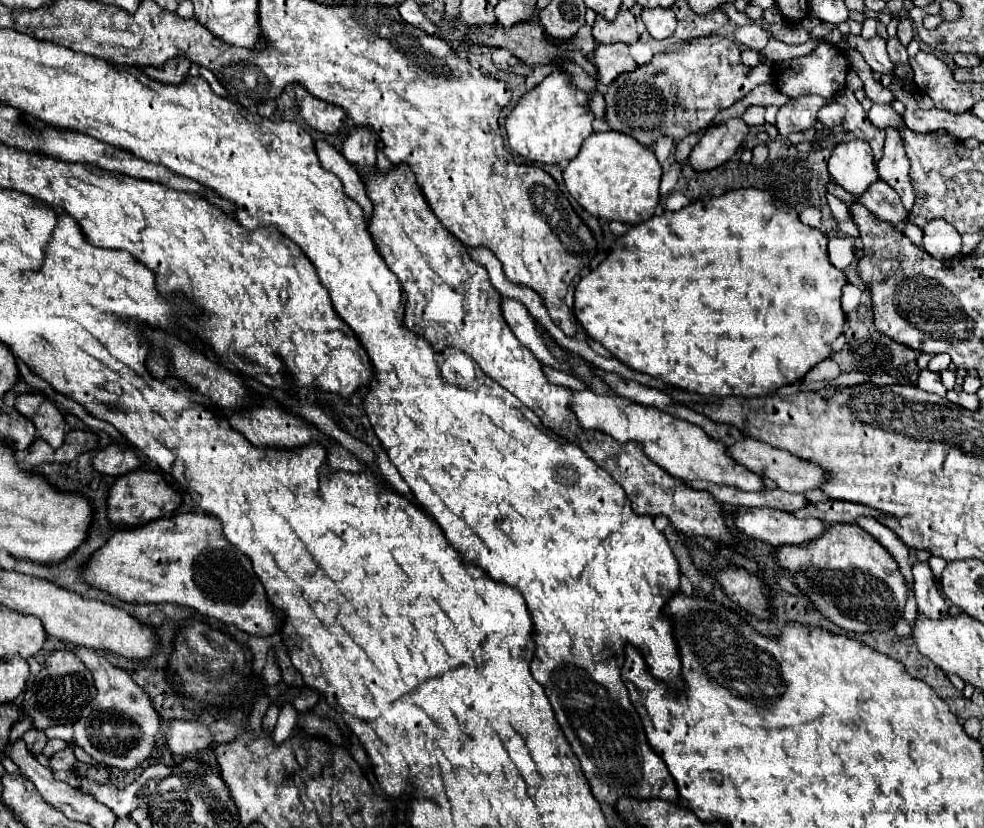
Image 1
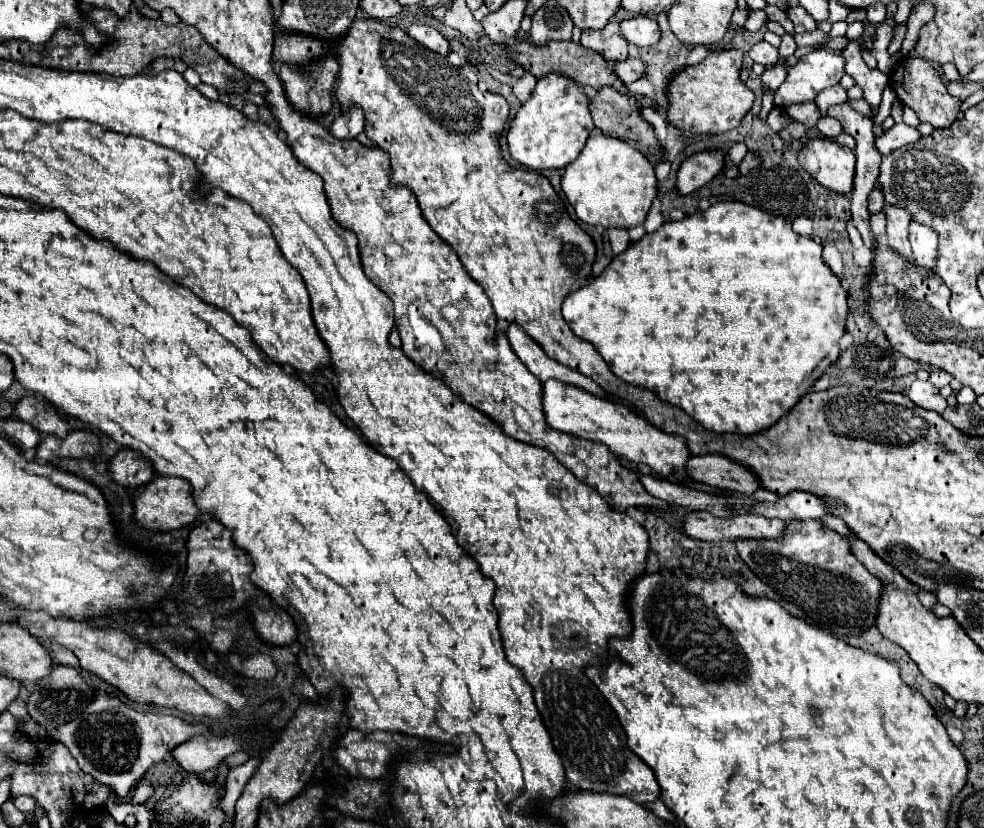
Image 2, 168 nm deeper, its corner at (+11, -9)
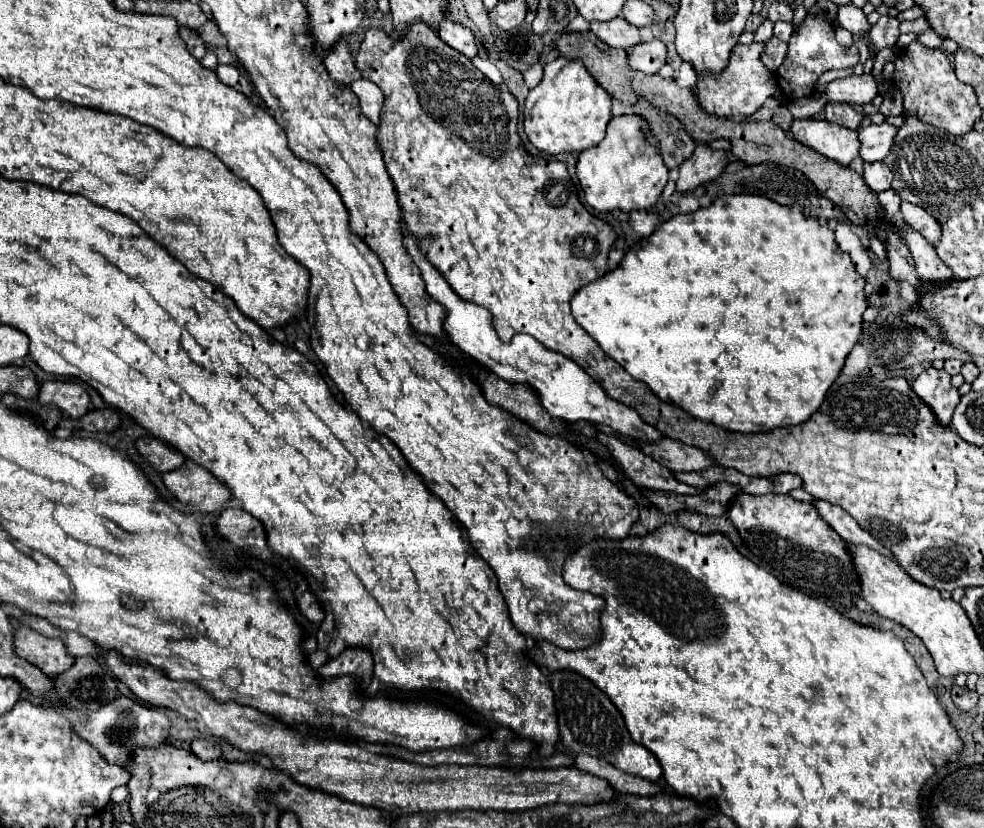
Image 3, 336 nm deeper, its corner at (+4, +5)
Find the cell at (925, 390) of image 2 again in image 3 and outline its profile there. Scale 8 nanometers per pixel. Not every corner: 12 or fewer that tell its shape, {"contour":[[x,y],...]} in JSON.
{"contour":[[923,371],[913,391],[927,401],[939,425],[951,425],[961,395],[951,377]]}

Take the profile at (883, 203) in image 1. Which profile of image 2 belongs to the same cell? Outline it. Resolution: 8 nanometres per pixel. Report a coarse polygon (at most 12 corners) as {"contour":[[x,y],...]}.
{"contour":[[874,189],[868,197],[868,209],[872,213],[882,211],[884,195]]}

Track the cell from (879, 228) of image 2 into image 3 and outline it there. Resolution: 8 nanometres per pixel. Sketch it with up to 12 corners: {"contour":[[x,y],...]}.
{"contour":[[893,189],[879,195],[887,215],[899,211],[901,199]]}

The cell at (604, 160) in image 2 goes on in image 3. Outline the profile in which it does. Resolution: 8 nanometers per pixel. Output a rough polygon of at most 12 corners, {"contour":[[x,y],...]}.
{"contour":[[639,115],[613,117],[577,177],[595,211],[651,209],[667,167]]}

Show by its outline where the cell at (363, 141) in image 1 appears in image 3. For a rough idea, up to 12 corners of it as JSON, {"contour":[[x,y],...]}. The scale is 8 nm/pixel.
{"contour":[[339,41],[323,59],[327,73],[339,85],[361,79],[349,47]]}

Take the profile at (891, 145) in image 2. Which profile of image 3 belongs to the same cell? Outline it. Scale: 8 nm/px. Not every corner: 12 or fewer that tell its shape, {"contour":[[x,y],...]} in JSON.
{"contour":[[887,121],[861,127],[861,159],[883,161],[899,129]]}

